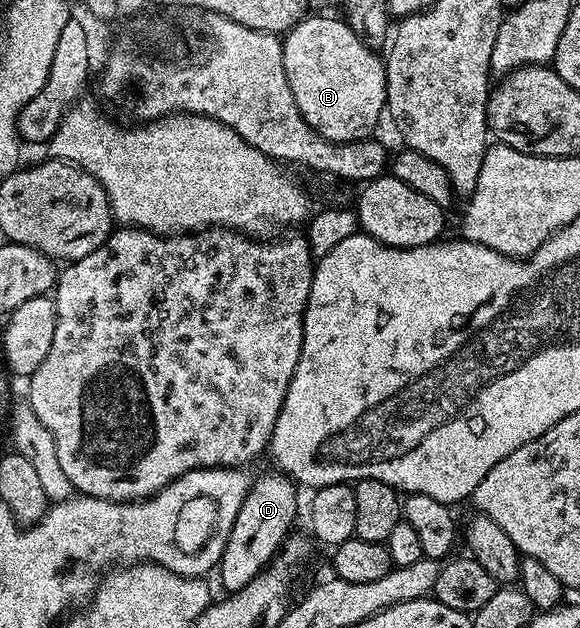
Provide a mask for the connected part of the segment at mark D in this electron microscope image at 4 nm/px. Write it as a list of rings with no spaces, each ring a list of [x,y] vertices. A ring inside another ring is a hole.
[[[275,475],[276,477],[264,477],[257,480],[249,489],[248,495],[242,505],[242,511],[238,513],[238,519],[234,521],[234,527],[230,531],[230,539],[224,548],[224,554],[218,566],[220,581],[228,588],[228,591],[242,589],[249,585],[258,574],[264,572],[272,564],[272,558],[280,552],[280,546],[293,532],[292,524],[296,521],[296,492],[297,486],[291,477],[287,475]]]

